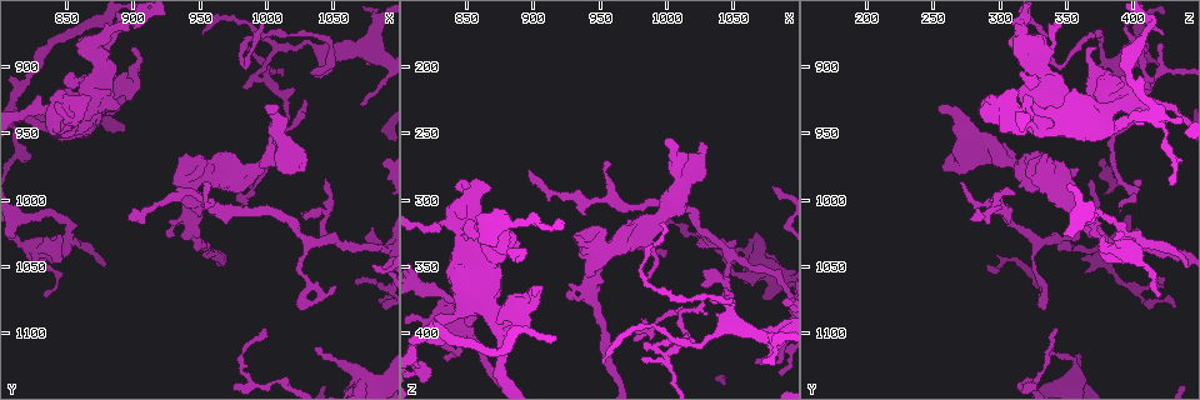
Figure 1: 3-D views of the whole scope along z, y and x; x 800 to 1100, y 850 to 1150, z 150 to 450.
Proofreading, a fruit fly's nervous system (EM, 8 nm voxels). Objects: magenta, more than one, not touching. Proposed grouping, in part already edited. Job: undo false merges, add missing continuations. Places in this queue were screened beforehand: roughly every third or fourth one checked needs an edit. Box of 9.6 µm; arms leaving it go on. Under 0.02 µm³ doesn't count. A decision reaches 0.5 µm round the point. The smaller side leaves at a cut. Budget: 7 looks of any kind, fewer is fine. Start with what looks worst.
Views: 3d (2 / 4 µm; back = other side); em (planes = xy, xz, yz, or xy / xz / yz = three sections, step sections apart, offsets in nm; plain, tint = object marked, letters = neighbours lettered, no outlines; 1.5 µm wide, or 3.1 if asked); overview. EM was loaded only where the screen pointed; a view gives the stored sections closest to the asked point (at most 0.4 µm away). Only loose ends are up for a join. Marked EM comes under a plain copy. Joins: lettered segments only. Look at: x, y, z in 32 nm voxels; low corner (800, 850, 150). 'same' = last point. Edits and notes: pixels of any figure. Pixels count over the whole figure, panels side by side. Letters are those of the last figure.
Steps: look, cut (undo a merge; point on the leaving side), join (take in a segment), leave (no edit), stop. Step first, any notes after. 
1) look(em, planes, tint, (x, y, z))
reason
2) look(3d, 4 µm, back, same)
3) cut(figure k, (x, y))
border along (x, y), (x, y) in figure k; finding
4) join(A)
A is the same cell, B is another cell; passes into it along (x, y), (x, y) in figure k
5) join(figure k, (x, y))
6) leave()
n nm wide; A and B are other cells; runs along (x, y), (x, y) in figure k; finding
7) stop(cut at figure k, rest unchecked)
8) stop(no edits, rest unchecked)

look(3d, 2 µm, (874, 912, 392))
free end

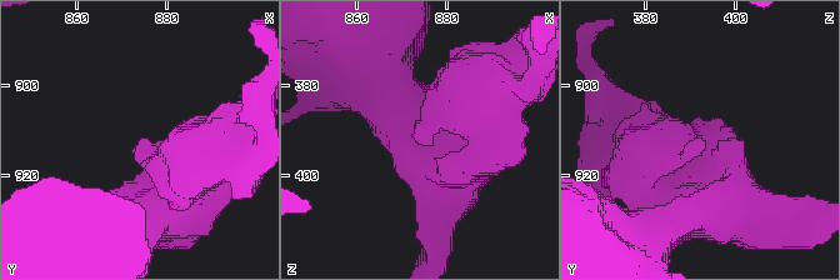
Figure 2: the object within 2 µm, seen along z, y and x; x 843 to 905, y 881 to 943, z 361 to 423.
look(em, xz, step 4, tint, (874, 912, 391))

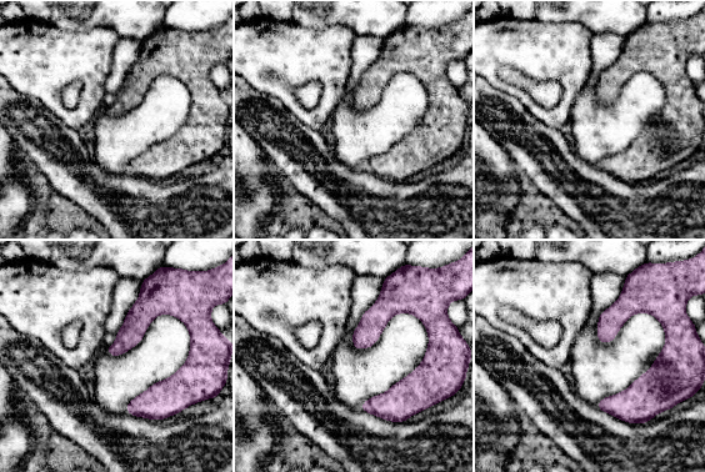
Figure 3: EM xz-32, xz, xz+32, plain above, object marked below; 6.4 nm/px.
look(em, planes, letters, same)
cut it another way

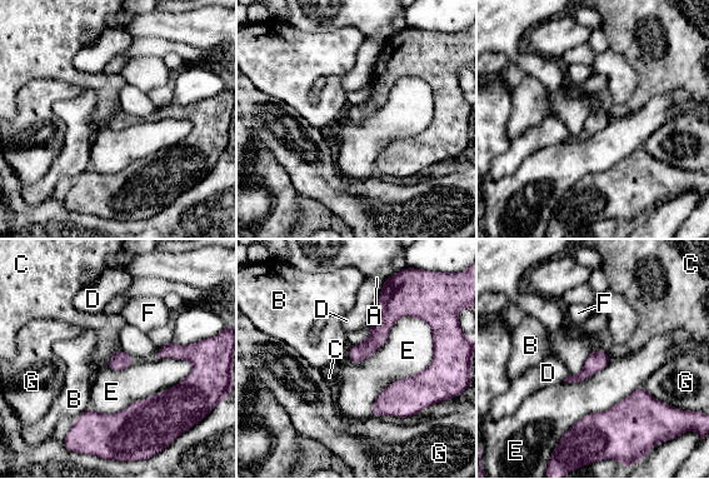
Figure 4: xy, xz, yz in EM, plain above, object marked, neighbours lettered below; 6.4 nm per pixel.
leave()
E touches over 700 nm; A, B, C, D, E, F and G are other cells; border along (118, 348), (105, 363) in figure 4; none of them fits

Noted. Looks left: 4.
look(3d, 4 µm, (998, 910, 414))

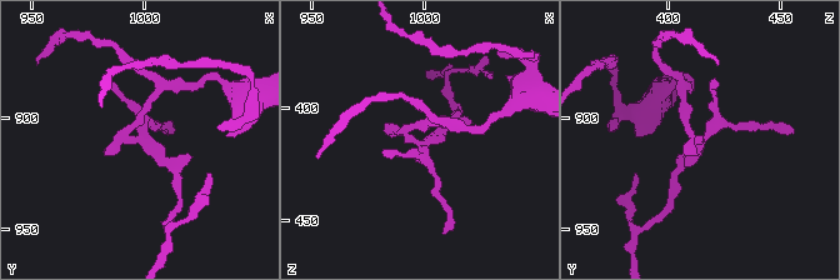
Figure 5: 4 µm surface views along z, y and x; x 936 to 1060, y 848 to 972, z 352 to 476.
look(em, yz, step 8, tint, (997, 910, 415))

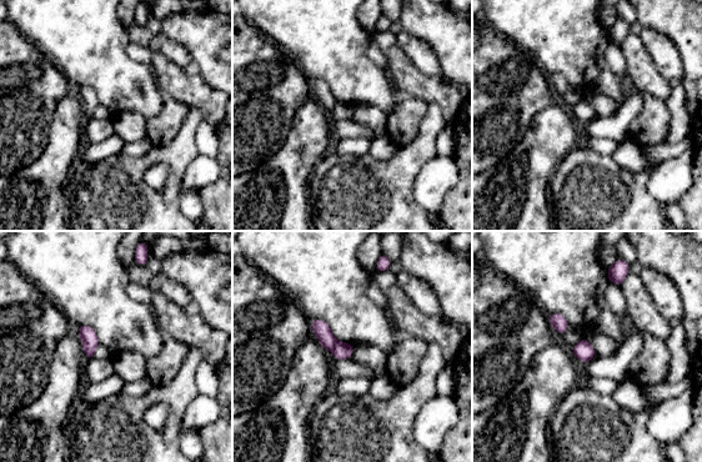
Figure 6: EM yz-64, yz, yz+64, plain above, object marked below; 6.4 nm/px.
look(em, planes, letters, same)
cut it another way

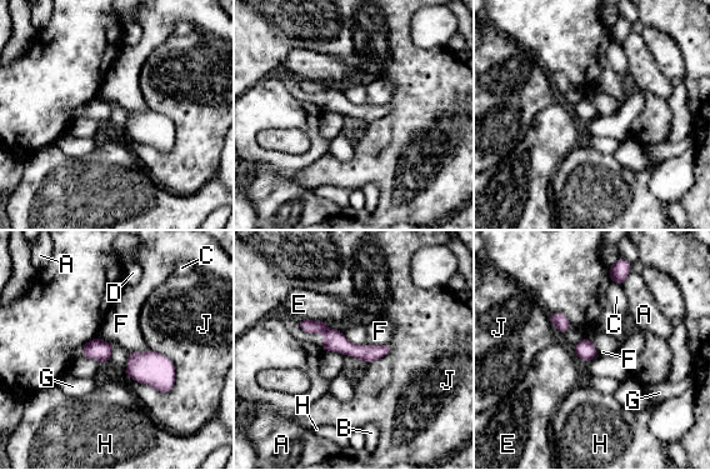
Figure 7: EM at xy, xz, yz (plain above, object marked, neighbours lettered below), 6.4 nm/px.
cut(figure 7, (334, 340))
A, B, C, D, E, F, G, H and J are other cells; a second cell is stuck on

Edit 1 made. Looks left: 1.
stop(cut at figure 7, rest unchecked)

